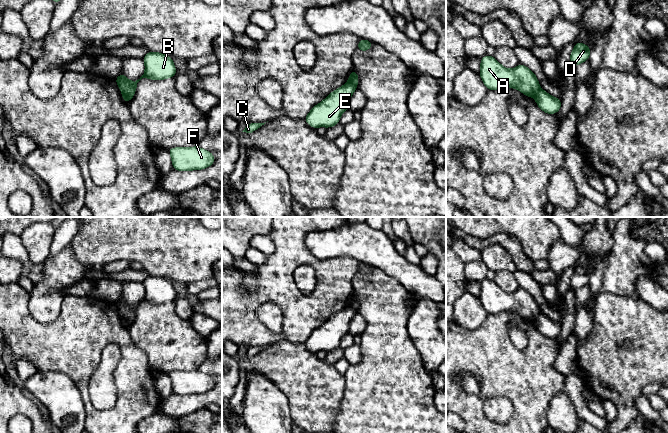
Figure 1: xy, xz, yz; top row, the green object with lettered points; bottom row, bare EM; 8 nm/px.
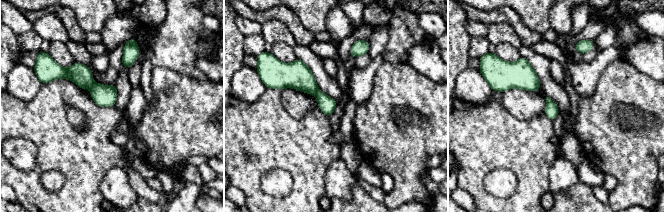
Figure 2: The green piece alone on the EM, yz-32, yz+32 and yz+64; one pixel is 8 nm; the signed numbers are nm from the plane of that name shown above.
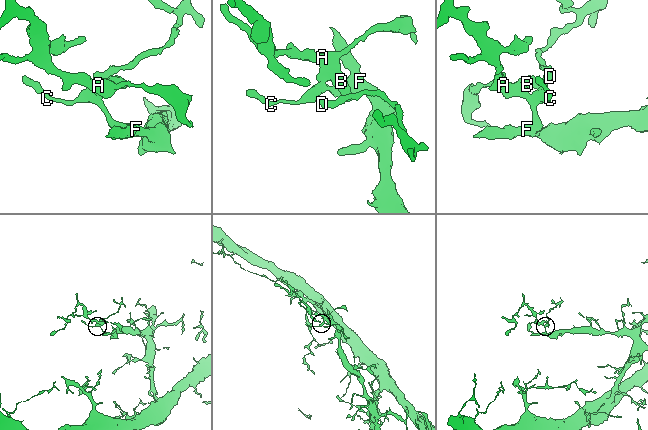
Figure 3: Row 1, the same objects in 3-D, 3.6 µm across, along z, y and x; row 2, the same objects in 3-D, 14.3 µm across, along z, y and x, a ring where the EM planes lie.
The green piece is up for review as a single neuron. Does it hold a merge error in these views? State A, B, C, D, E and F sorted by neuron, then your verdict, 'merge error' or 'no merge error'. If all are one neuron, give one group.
groups A B / C D E F; merge error

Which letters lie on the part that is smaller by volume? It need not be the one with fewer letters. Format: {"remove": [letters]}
{"remove": ["A", "B"]}

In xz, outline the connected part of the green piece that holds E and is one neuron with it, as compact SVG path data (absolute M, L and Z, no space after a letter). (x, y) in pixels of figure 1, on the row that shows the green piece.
M348 82L331 92L311 109L305 117L306 123L315 129L330 128L338 124L342 113L349 109L350 98L356 89L356 85Z

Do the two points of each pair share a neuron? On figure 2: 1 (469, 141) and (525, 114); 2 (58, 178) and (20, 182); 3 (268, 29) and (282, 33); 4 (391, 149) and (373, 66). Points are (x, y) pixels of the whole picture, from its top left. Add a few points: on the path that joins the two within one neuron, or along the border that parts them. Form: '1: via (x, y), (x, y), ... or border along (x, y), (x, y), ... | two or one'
1: border along (501, 100), (518, 119), (539, 116) | two
2: border along (40, 178), (45, 172), (58, 171), (64, 184) | two
3: via (271, 30), (279, 33) | one
4: border along (384, 61), (374, 76), (369, 96) | two

